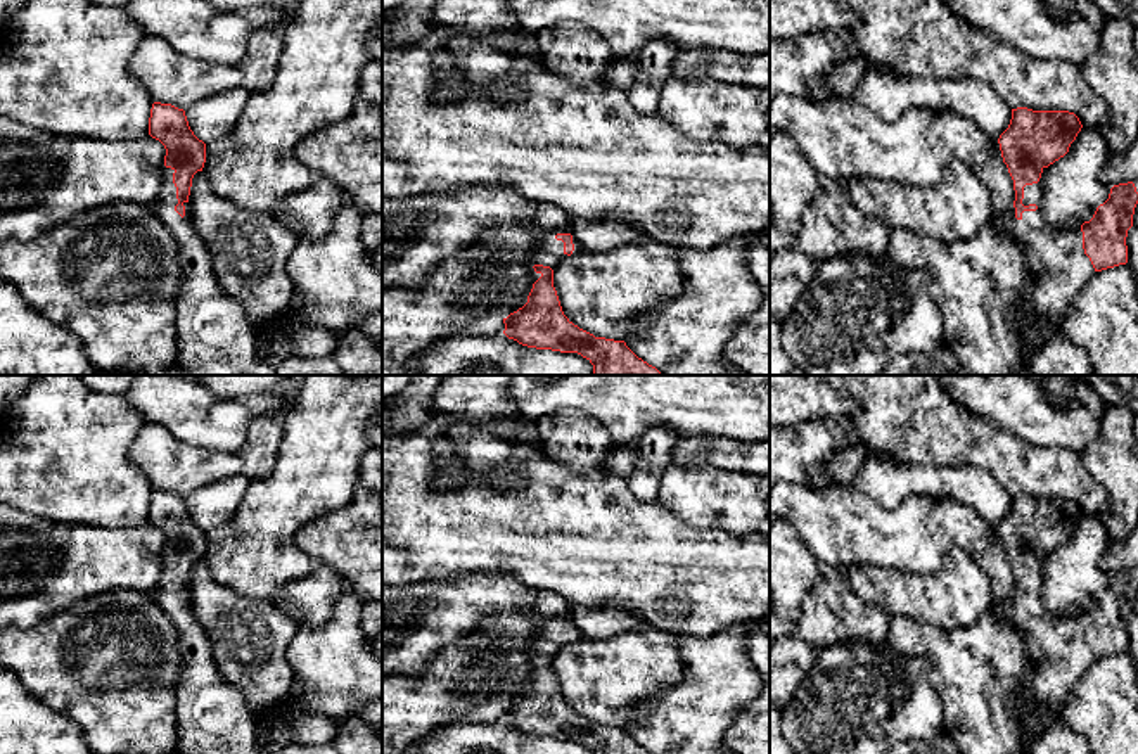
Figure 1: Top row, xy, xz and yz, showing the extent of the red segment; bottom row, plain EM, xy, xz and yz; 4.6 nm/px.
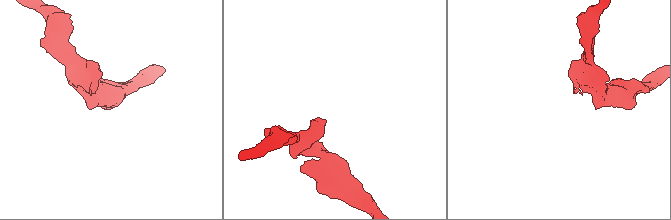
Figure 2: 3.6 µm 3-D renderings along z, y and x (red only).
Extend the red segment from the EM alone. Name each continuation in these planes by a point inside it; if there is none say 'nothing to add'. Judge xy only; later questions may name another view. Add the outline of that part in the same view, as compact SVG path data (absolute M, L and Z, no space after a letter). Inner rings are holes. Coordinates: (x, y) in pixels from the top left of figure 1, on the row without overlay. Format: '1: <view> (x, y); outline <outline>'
1: xy (211, 716); outline M163 553L164 567L154 600L180 636L182 673L176 688L178 754L272 754L256 740L258 716L242 693L218 671L211 642L195 621L190 593L182 605L175 593L175 557Z

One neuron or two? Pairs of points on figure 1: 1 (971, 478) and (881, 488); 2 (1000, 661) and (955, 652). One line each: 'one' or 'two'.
1: one
2: one

